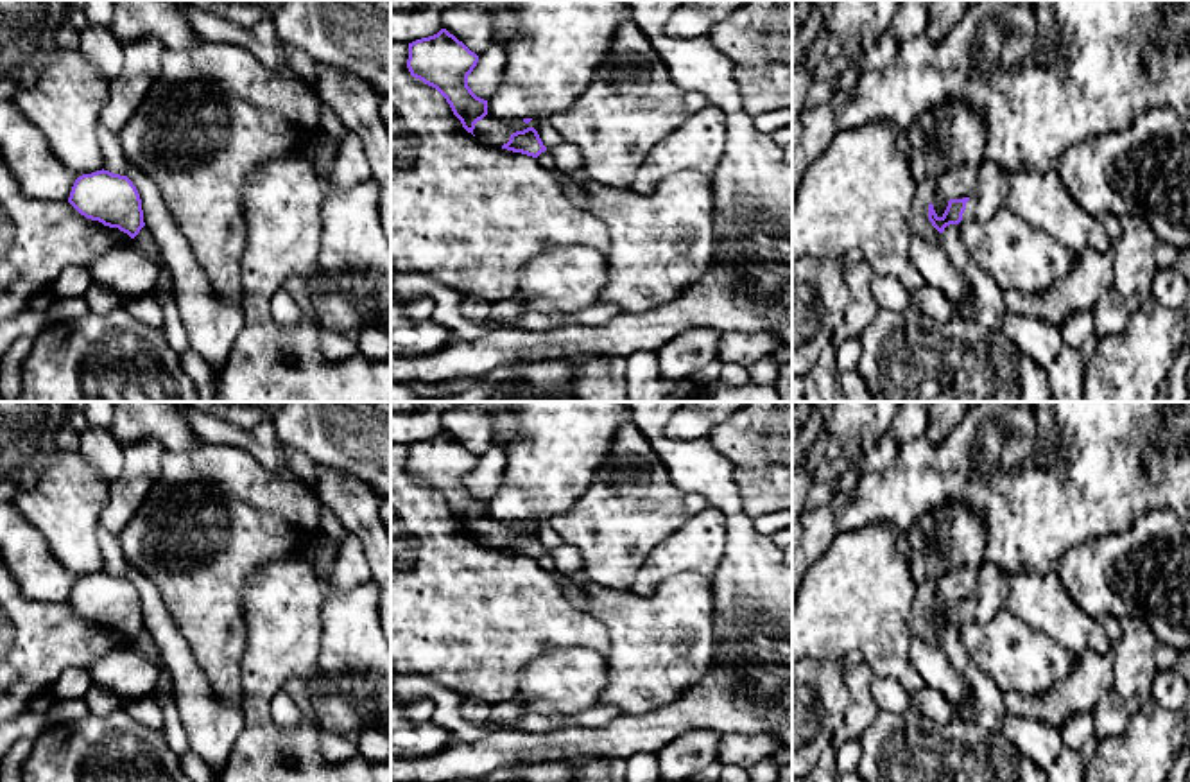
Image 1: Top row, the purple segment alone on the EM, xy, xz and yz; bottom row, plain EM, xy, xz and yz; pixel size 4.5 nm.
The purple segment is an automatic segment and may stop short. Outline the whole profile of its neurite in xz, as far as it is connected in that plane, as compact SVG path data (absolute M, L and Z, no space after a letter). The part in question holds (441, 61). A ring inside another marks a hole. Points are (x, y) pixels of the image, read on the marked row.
M446 29L409 43L410 75L435 88L471 135L475 124L487 115L487 100L477 97L468 86L468 75L477 63L479 56Z

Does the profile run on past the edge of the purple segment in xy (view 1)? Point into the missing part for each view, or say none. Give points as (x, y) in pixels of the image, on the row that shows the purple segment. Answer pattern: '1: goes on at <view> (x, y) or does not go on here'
1: does not go on here

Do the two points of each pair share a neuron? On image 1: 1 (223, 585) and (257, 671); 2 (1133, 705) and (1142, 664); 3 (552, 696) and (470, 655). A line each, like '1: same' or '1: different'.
1: different
2: same
3: different

